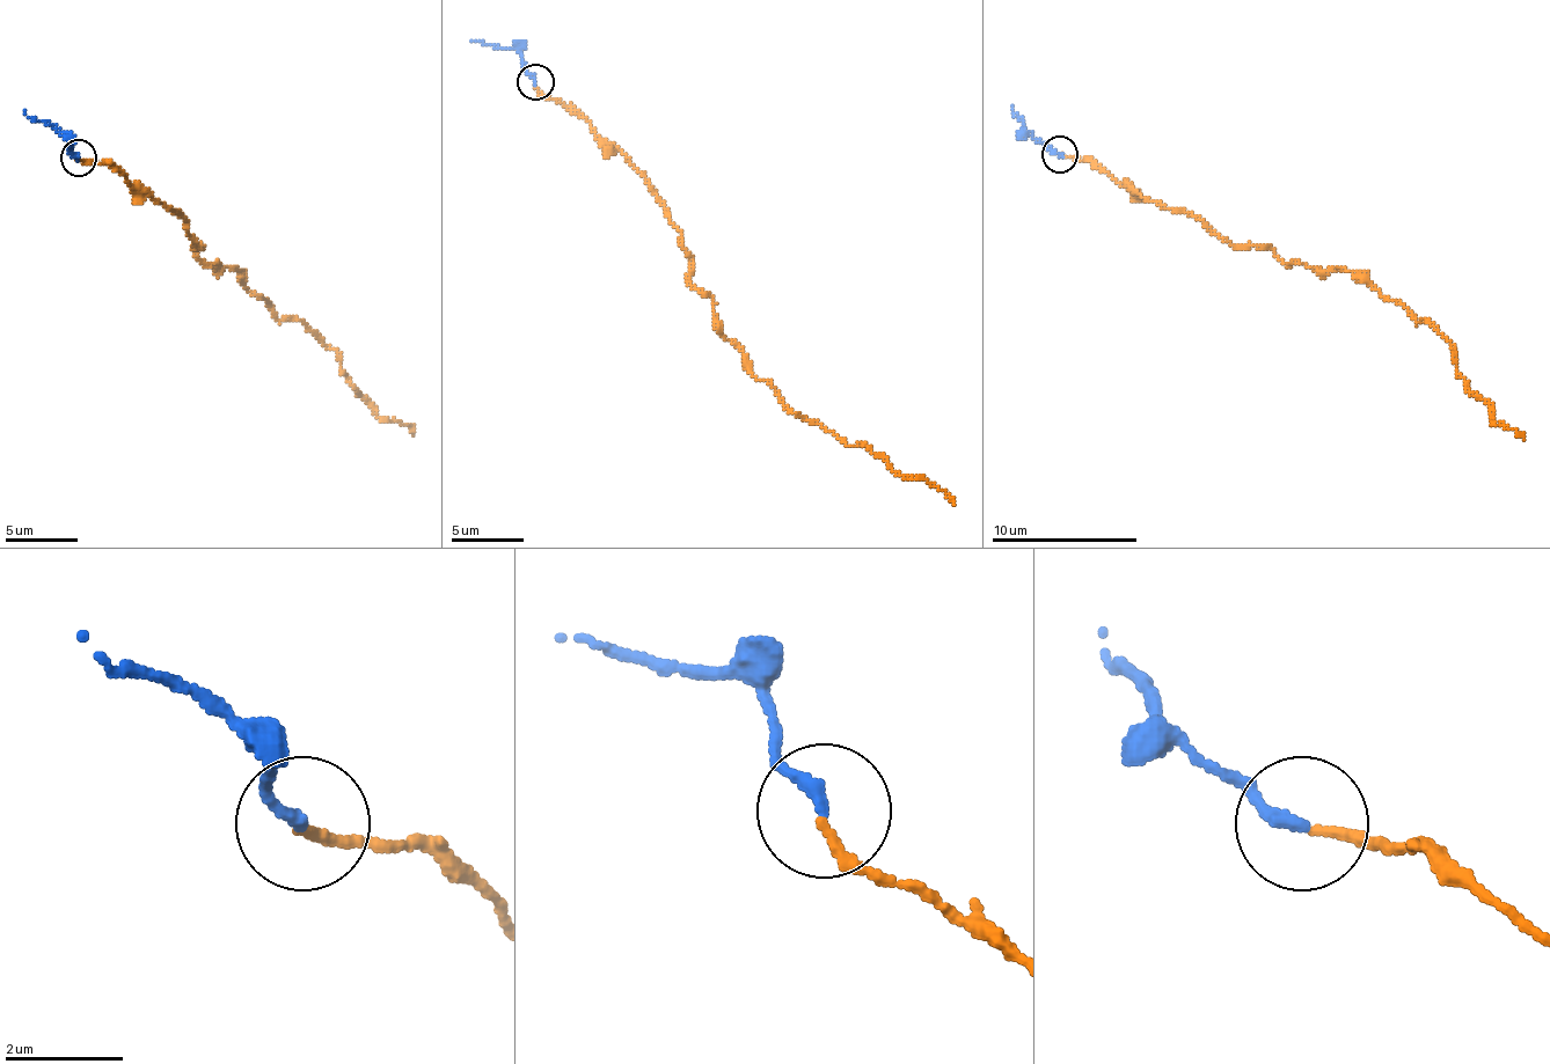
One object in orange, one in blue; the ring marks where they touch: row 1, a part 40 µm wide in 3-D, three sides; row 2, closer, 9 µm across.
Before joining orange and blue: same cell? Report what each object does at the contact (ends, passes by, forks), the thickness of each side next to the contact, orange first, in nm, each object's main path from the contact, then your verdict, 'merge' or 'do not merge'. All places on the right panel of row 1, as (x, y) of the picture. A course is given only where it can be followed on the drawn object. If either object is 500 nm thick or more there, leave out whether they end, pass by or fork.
orange ends there; blue ends there; 180 nm thick on the orange side, 220 nm on the other; orange runs (1062, 153), (1192, 212), (1227, 242), (1364, 278), (1455, 349), (1464, 384), (1523, 440); blue runs (1059, 153), (1024, 131), (1013, 105); merge

